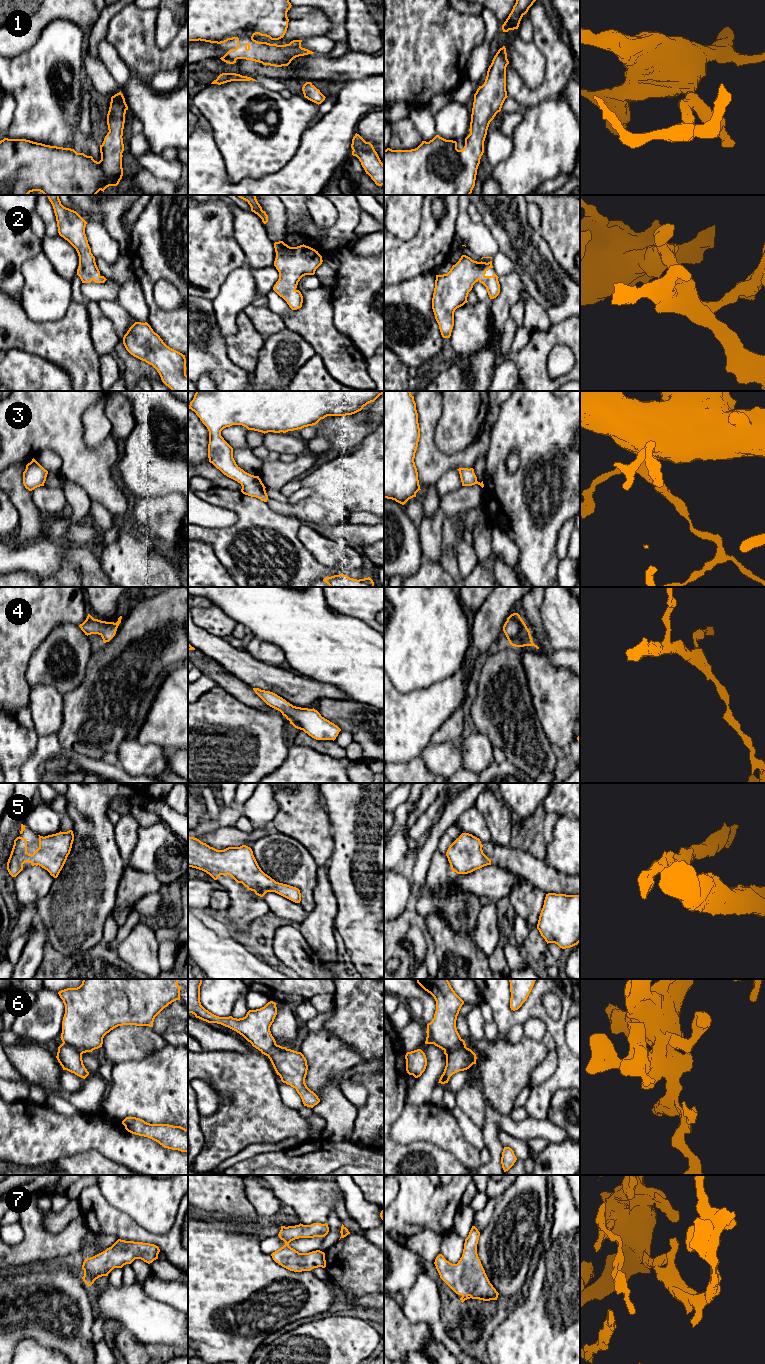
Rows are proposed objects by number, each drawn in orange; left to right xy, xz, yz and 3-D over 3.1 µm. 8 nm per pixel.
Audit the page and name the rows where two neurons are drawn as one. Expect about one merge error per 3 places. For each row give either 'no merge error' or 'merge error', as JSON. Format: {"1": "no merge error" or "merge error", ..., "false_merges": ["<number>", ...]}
{"1": "no merge error", "2": "no merge error", "3": "no merge error", "4": "no merge error", "5": "no merge error", "6": "no merge error", "7": "no merge error", "false_merges": []}

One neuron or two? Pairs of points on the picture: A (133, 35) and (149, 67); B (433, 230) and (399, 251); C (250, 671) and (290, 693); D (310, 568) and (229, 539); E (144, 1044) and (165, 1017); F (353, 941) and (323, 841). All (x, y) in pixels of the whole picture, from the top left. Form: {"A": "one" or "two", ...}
{"A": "one", "B": "one", "C": "one", "D": "one", "E": "two", "F": "two"}

